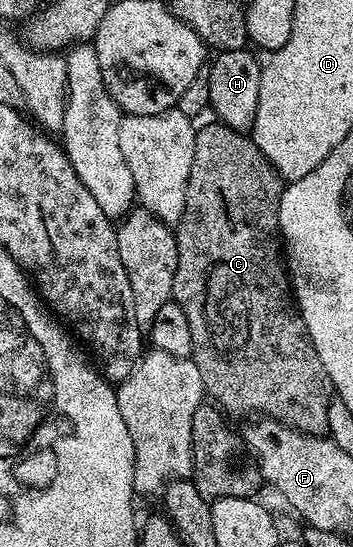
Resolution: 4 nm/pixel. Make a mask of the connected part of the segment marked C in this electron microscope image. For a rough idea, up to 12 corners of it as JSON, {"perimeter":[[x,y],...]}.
{"perimeter":[[194,134],[172,299],[209,400],[313,437],[332,386],[292,296],[284,182]]}

